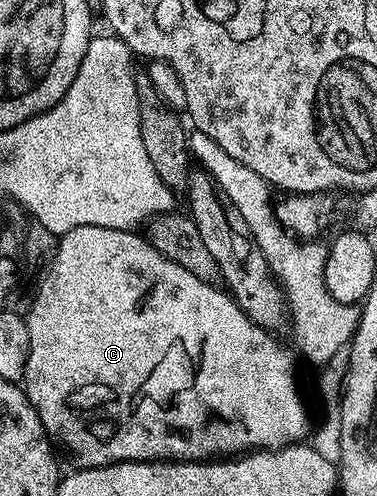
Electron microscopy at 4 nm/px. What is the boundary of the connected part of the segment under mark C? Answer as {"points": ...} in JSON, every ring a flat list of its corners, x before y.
{"points":[[83,225,82,227,74,227,74,231,63,234,59,238,56,253,52,257,51,263,43,270,44,278,40,281,40,286,36,289,36,298,31,298,26,320,28,330,30,331,30,351,26,359,26,371,22,388,25,395,30,399,30,403,34,407,34,411,38,411,38,419,42,419,42,427,48,433,49,438,61,441,70,452,76,456,76,465,82,469,93,469,94,467,102,467,103,465,116,465,119,461,198,461,205,459,216,459,221,455,231,454,233,451,248,451,255,447,257,450,262,449,283,449,286,445,295,445,303,442,310,433,310,421,308,425,308,409,304,406,304,397,300,394,300,385,296,382,296,365,292,362,292,357,288,354,288,349,284,345,279,345,275,341,271,332,263,329,261,325,255,325,240,310,238,303,232,300,231,296,223,288,217,287,211,281,203,281,198,279,198,275,190,275,190,271,186,271,186,267,178,267,178,263,174,263,170,259,166,259,166,255,162,255,150,244,147,236,141,235,139,232,129,231,126,229,111,229,110,227,94,227,93,225]]}

